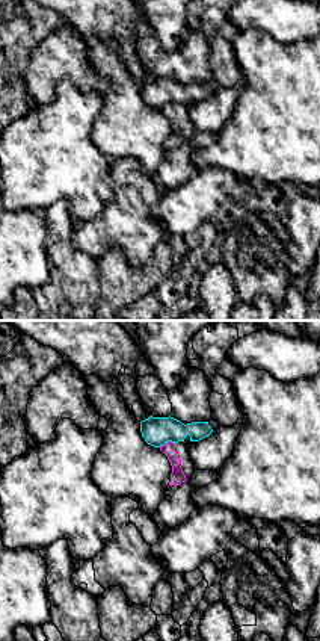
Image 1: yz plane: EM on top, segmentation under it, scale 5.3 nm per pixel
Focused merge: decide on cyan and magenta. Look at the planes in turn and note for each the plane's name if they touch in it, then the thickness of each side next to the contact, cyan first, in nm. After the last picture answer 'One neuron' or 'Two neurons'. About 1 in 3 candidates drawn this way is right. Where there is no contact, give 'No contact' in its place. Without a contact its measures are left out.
Touches cyan in yz. Thickness 150 nm (cyan) against 80 nm

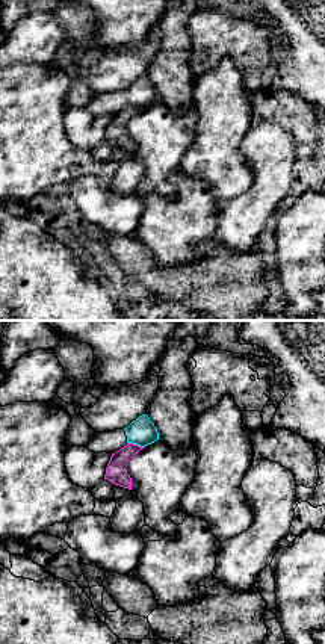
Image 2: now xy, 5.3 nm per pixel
Touches cyan in xy. Thickness 140 nm (cyan) against 110 nm

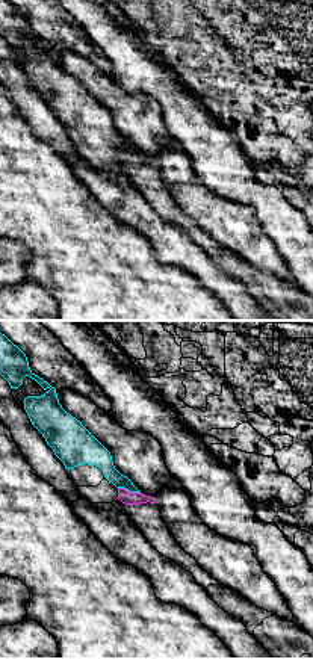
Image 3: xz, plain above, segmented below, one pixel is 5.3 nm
Touches cyan in xz. Thickness 120 nm (cyan) against 70 nm

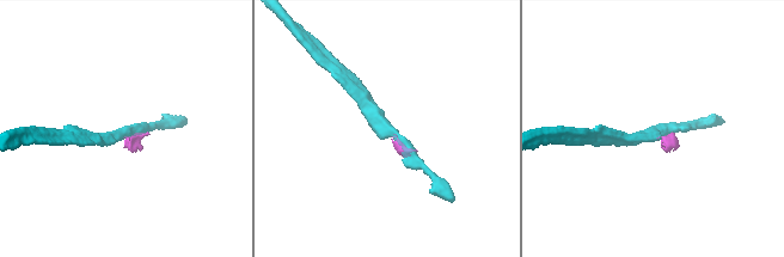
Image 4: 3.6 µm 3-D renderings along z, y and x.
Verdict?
Two neurons

